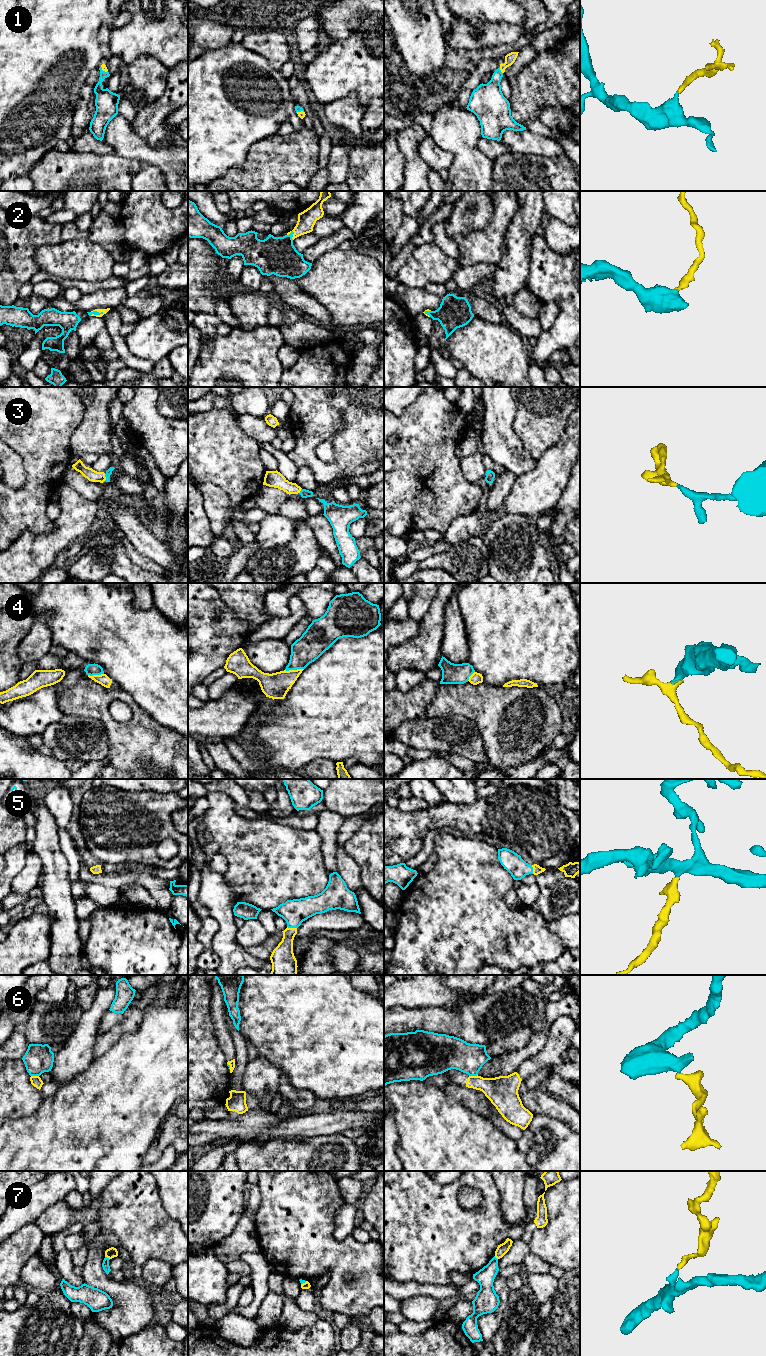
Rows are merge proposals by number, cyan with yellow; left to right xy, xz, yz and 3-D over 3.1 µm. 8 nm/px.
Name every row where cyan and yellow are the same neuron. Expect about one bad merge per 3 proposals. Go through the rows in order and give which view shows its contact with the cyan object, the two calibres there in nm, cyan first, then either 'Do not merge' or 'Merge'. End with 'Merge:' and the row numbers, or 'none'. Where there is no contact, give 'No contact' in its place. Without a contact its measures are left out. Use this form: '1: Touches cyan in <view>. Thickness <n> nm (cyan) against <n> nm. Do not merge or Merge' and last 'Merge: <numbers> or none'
1: Touches cyan in yz. Thickness 240 nm (cyan) against 90 nm. Merge
2: Touches cyan in xz. Thickness 300 nm (cyan) against 140 nm. Merge
3: Touches cyan in xy. Thickness 50 nm (cyan) against 90 nm. Merge
4: Touches cyan in xz. Thickness 220 nm (cyan) against 200 nm. Do not merge
5: Touches cyan in xz. Thickness 200 nm (cyan) against 180 nm. Merge
6: Touches cyan in yz. Thickness 260 nm (cyan) against 220 nm. Do not merge
7: Touches cyan in xy. Thickness 60 nm (cyan) against 90 nm. Do not merge
Merge: 1, 2, 3, 5

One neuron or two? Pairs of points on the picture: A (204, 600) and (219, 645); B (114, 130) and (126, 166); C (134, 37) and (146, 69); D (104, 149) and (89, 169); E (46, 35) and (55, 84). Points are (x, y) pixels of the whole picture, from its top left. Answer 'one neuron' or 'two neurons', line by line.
A: one neuron
B: two neurons
C: two neurons
D: two neurons
E: one neuron

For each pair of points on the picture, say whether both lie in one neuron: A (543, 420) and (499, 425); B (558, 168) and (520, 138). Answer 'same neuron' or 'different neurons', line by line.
A: different neurons
B: different neurons

